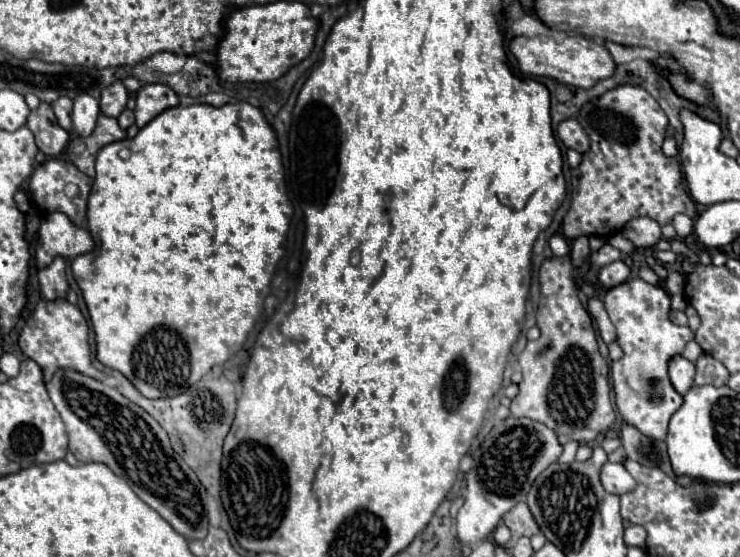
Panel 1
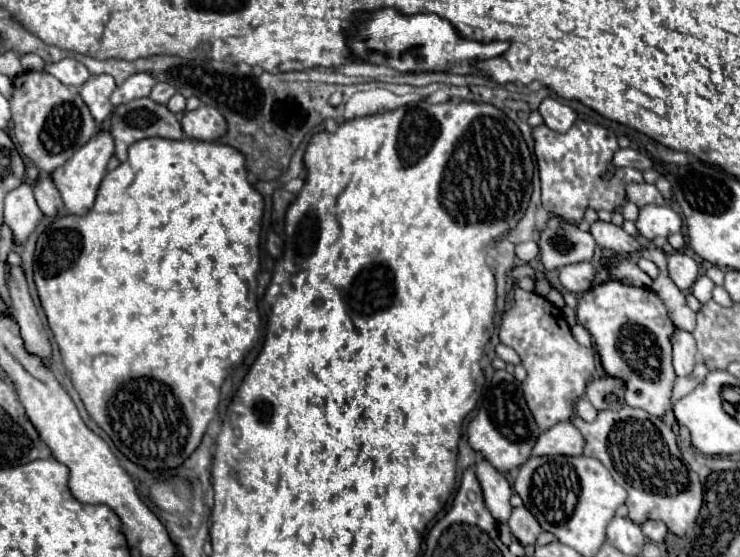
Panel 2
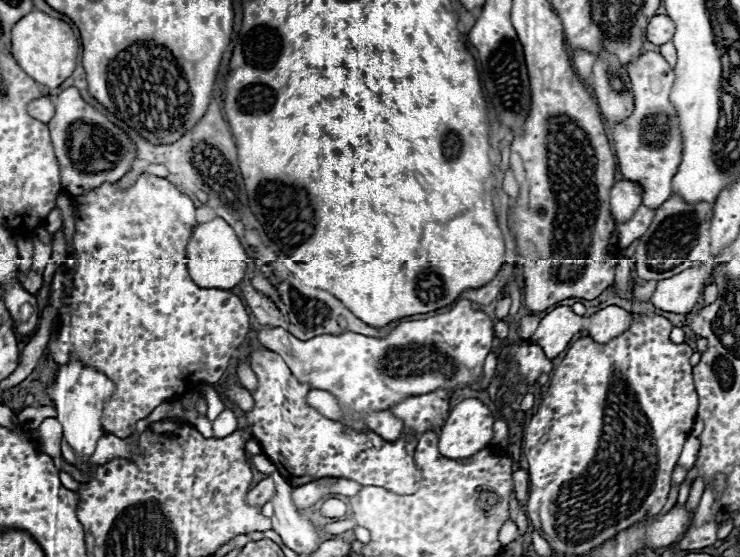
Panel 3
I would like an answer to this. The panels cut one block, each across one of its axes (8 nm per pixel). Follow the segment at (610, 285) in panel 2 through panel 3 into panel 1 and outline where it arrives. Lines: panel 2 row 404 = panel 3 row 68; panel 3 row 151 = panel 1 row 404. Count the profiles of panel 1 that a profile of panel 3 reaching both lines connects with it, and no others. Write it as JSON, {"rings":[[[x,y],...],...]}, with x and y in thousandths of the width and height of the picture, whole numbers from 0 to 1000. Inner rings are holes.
{"rings":[[[851,499],[824,517],[816,531],[816,549],[832,585],[832,614],[843,628],[843,639],[824,657],[832,732],[841,750],[859,765],[870,783],[897,790],[905,747],[924,722],[922,707],[916,707],[903,682],[903,650],[908,639],[924,632],[924,621],[938,607],[938,596],[930,585],[905,578],[903,521],[876,510],[868,499]]]}

